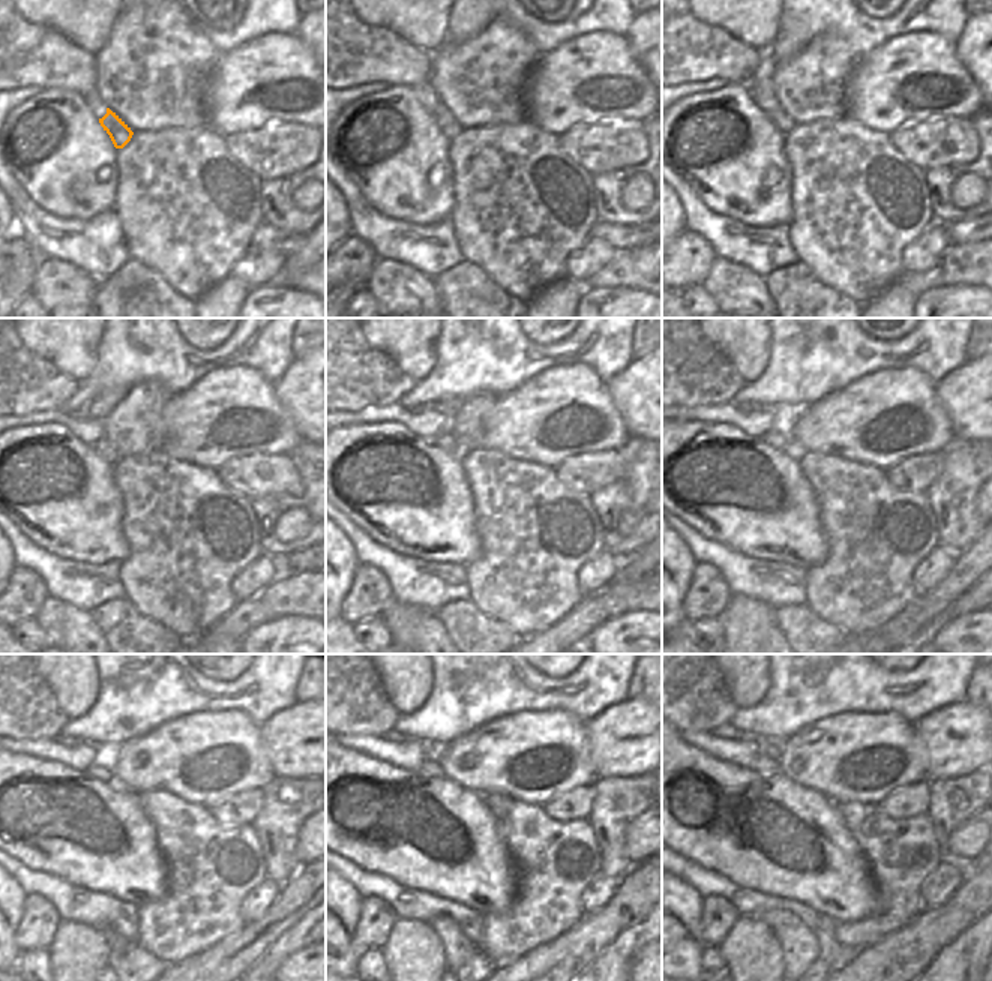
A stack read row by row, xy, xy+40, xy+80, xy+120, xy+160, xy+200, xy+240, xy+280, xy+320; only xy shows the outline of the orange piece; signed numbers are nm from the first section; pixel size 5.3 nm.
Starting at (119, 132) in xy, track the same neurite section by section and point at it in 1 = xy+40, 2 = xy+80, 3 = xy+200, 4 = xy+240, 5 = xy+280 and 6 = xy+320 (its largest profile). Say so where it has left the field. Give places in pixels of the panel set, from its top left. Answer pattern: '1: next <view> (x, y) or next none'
1: next xy+40 (444, 120)
2: next xy+80 (784, 122)
3: next xy+200 (779, 438)
4: next xy+240 (101, 773)
5: next xy+280 (429, 768)
6: next xy+320 (764, 765)

